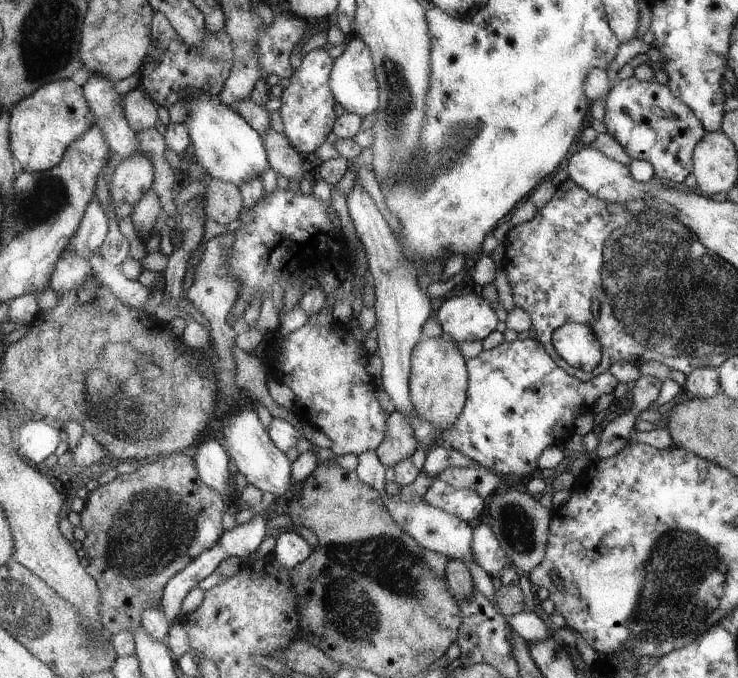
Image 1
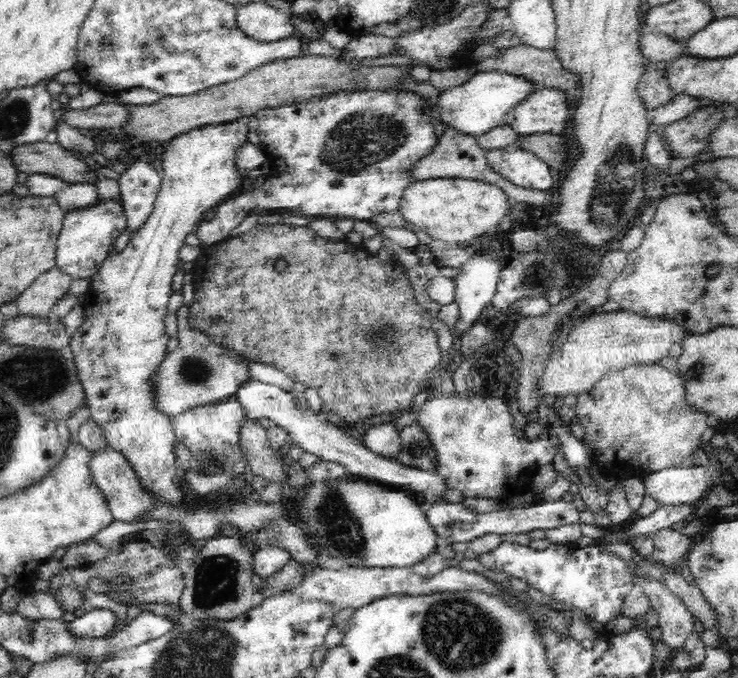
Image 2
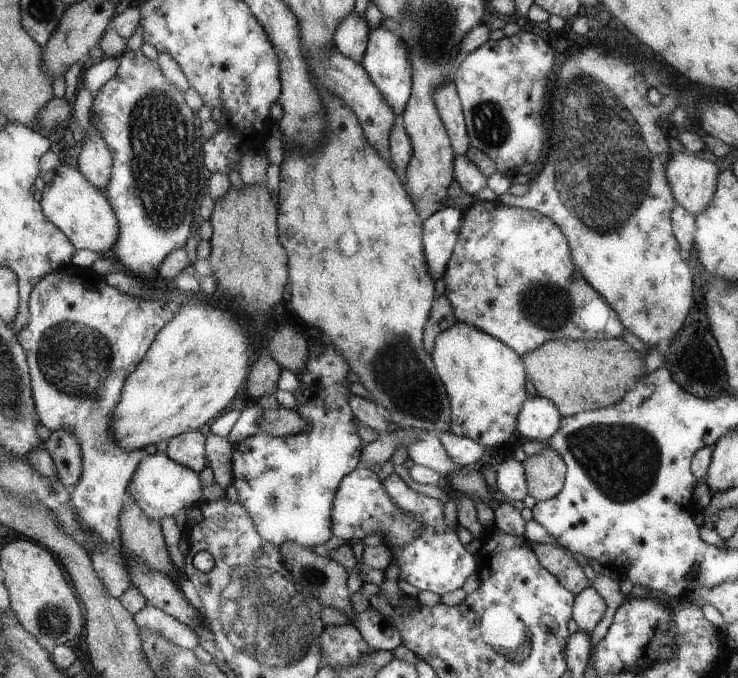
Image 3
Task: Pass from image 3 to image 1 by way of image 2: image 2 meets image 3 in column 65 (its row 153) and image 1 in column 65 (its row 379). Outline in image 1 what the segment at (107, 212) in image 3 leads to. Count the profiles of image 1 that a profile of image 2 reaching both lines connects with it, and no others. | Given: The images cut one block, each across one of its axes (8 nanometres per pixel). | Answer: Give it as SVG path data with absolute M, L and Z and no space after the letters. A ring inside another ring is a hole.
M71 79L56 80L38 88L16 105L11 114L13 154L27 173L43 172L61 165L69 147L83 138L95 122L82 88Z

